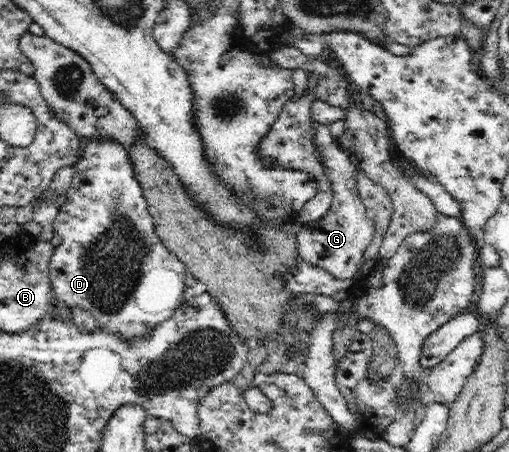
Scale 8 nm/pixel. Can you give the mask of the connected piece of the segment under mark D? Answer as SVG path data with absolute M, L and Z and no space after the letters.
M92 136L92 138L85 141L82 147L82 156L75 162L73 179L71 185L67 190L65 197L66 202L59 207L59 213L53 220L52 226L56 234L60 236L61 244L58 245L51 256L49 262L49 279L57 296L57 300L66 303L68 307L80 307L88 310L94 315L94 319L98 321L98 327L108 331L118 337L126 340L139 339L140 337L147 337L149 332L154 327L170 318L174 311L181 305L183 301L183 292L186 290L186 268L185 264L172 254L168 247L161 241L161 238L155 233L154 219L149 213L146 199L143 195L142 187L135 178L134 167L127 154L128 148L118 143L112 138L100 138L99 136Z

